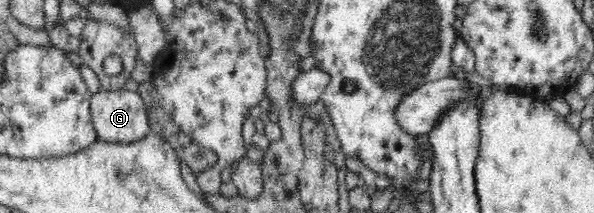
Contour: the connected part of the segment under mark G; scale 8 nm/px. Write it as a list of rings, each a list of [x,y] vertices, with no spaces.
[[[122,89],[111,93],[101,90],[98,94],[92,94],[90,103],[92,123],[100,141],[131,145],[151,132],[146,104],[137,91],[129,92]]]

